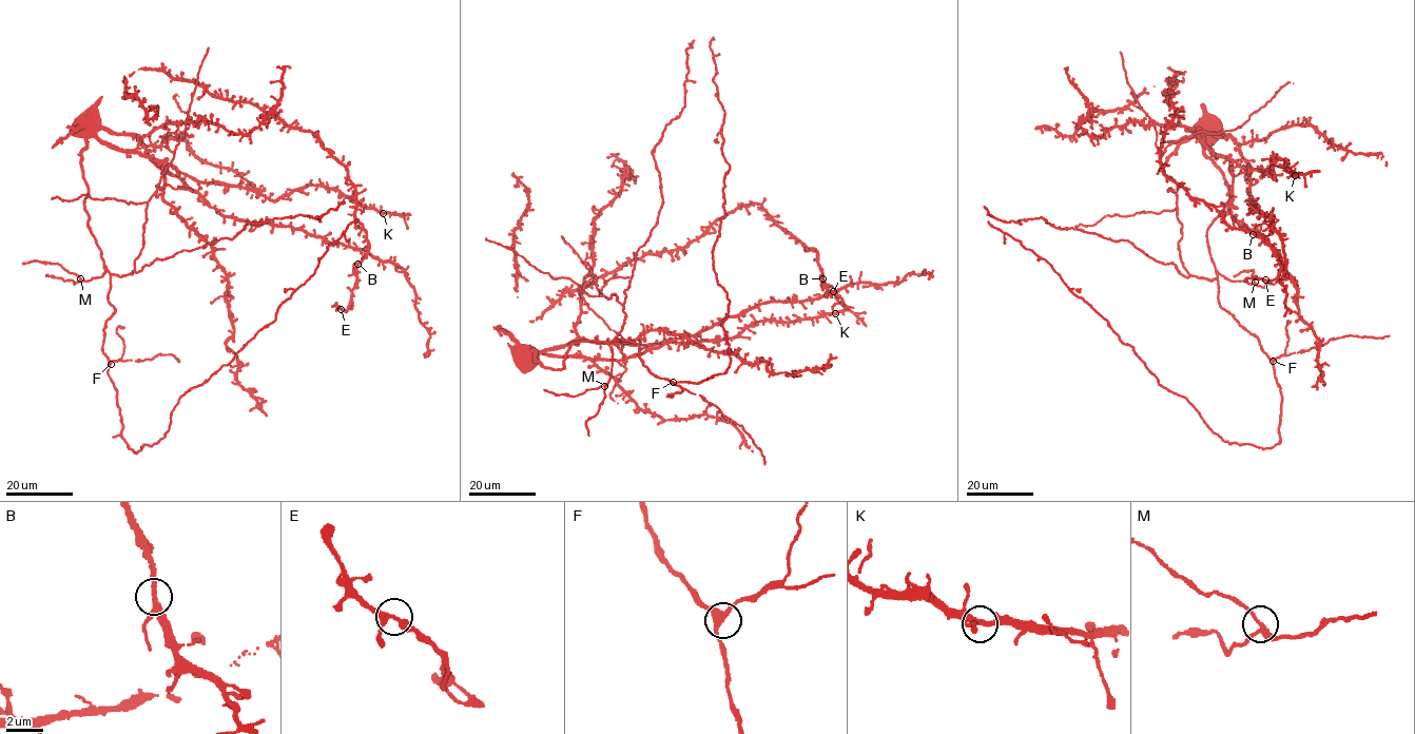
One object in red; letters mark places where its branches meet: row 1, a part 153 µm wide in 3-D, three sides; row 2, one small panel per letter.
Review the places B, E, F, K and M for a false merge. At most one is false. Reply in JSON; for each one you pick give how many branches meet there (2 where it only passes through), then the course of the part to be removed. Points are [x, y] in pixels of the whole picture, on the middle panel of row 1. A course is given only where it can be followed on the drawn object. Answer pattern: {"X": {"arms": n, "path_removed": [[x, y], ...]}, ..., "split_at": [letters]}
{"split_at": []}

